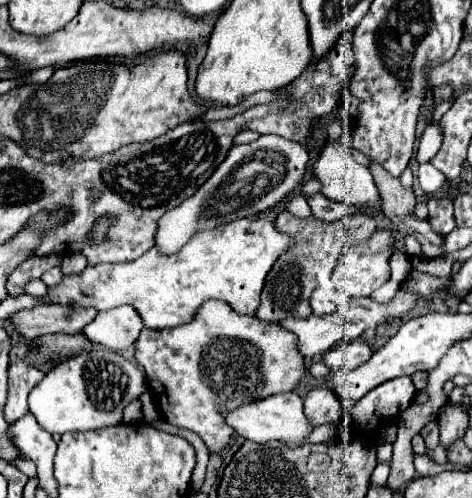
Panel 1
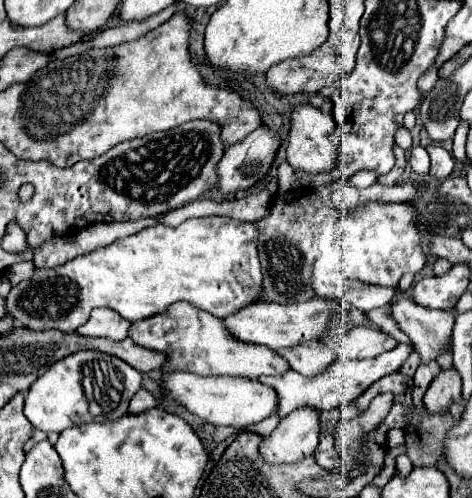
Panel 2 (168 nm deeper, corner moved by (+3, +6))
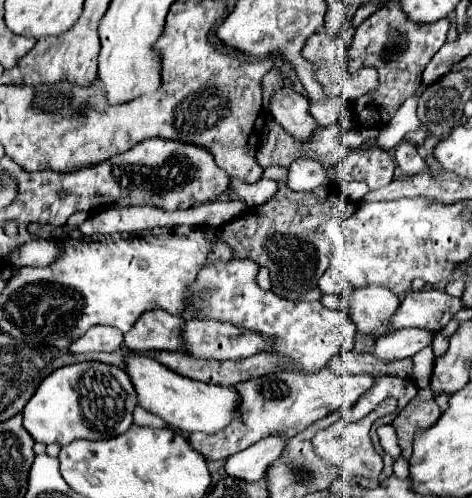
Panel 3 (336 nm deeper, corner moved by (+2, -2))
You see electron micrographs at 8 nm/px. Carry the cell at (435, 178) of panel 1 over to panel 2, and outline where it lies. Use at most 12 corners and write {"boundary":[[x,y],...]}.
{"boundary":[[422,146],[410,150],[410,166],[428,176],[430,158]]}

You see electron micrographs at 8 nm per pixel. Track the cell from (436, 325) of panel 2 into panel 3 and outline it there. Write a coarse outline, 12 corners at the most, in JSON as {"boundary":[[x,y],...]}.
{"boundary":[[381,284],[341,296],[361,332],[389,320],[401,302]]}

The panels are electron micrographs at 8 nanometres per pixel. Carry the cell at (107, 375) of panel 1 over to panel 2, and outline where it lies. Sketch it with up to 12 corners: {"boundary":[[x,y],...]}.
{"boundary":[[96,350],[58,360],[28,390],[36,430],[128,412],[142,376]]}

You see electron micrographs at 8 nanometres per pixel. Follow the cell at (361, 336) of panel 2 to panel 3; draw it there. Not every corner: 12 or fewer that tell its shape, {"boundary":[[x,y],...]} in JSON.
{"boundary":[[421,328],[389,332],[375,342],[379,360],[411,358],[433,342]]}

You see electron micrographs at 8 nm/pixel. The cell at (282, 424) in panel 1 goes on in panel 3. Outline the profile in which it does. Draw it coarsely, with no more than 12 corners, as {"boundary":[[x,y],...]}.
{"boundary":[[129,350],[139,406],[179,432],[215,434],[237,392]]}

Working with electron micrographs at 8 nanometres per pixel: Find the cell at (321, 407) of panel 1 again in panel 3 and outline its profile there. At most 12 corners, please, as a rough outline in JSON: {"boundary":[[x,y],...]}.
{"boundary":[[269,436],[229,456],[225,476],[259,482],[287,438]]}

